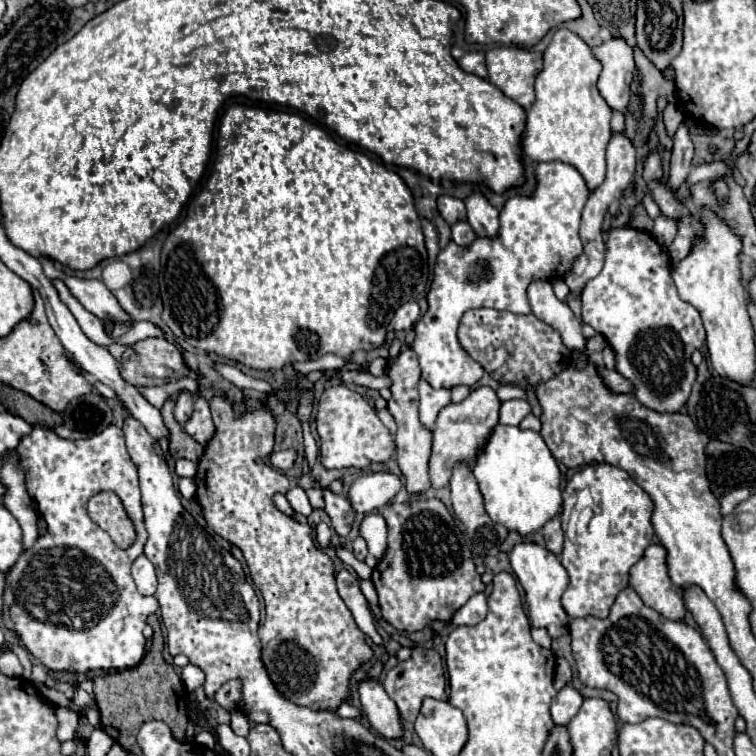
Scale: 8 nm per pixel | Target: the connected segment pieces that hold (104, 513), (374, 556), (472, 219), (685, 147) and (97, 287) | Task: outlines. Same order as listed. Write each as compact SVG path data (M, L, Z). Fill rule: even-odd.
M101 491L89 499L89 517L111 535L117 547L125 549L135 543L133 521L113 491Z
M365 515L363 523L361 523L361 537L367 541L369 545L369 555L365 559L365 563L369 567L375 567L383 553L385 553L385 547L387 547L387 523L381 515Z
M473 191L465 197L467 207L467 221L473 231L481 237L495 237L499 231L499 211L487 201L481 191Z
M681 123L681 127L677 129L677 135L675 135L675 145L673 145L673 153L671 153L671 169L669 169L669 181L667 181L667 187L671 191L679 189L679 185L689 175L691 159L693 159L693 143L691 143L687 125Z
M41 257L39 261L41 261L43 271L49 279L61 279L67 285L67 289L71 291L71 295L87 311L91 311L95 317L99 317L101 321L111 321L111 323L129 321L129 315L119 307L113 293L101 281L97 281L97 279L79 279L79 277L67 275L49 257Z

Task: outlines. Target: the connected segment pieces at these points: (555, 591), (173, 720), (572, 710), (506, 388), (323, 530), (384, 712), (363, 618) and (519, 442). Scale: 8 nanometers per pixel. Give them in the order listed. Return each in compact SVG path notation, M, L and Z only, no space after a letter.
M519 543L509 553L511 567L517 575L517 580L525 591L525 601L529 605L529 619L533 627L547 629L551 639L557 639L567 633L569 617L561 607L561 595L569 585L569 575L565 575L565 567L561 567L559 557L537 543Z
M155 615L149 617L149 625L153 627L151 649L145 653L143 661L125 671L113 671L101 677L95 677L95 703L101 713L101 727L107 735L111 735L125 751L139 755L137 733L139 727L151 719L159 719L169 725L173 737L177 741L185 739L187 727L187 711L185 711L185 689L175 673L173 665L163 659L163 637L159 629L159 621Z
M565 685L551 703L551 717L555 725L567 725L581 709L583 697L571 685Z
M499 385L499 389L495 393L501 401L505 401L505 397L525 397L525 391L517 385Z
M319 523L317 529L315 529L315 537L317 537L317 543L319 543L323 549L331 547L331 527L329 527L329 525Z
M363 681L359 685L359 697L363 711L371 727L385 739L403 739L403 723L395 701L375 681Z
M341 569L337 573L337 591L341 595L341 599L347 603L347 607L351 609L359 629L369 635L373 639L375 645L381 645L383 639L381 635L375 631L375 625L373 625L373 617L371 617L371 611L367 607L367 599L363 597L361 589L359 589L359 583L357 583L357 577L351 575L347 569Z
M497 425L483 453L473 465L473 475L485 497L485 511L495 521L527 537L561 513L561 471L549 447L535 431Z

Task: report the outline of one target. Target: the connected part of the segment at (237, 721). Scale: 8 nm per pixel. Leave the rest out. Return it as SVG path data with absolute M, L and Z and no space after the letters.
M233 711L231 713L231 729L233 729L233 733L237 733L241 737L247 737L247 733L249 733L249 721L245 719L245 715L241 711Z

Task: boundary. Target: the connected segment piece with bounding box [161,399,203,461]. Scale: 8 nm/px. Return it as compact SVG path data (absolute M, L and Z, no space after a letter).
M167 399L165 405L161 407L161 415L163 415L165 427L171 433L169 451L171 451L173 457L183 457L183 459L191 459L191 461L199 459L201 453L203 453L203 445L197 443L189 433L185 433L185 429L175 421L173 407L175 407L175 403L171 399Z

